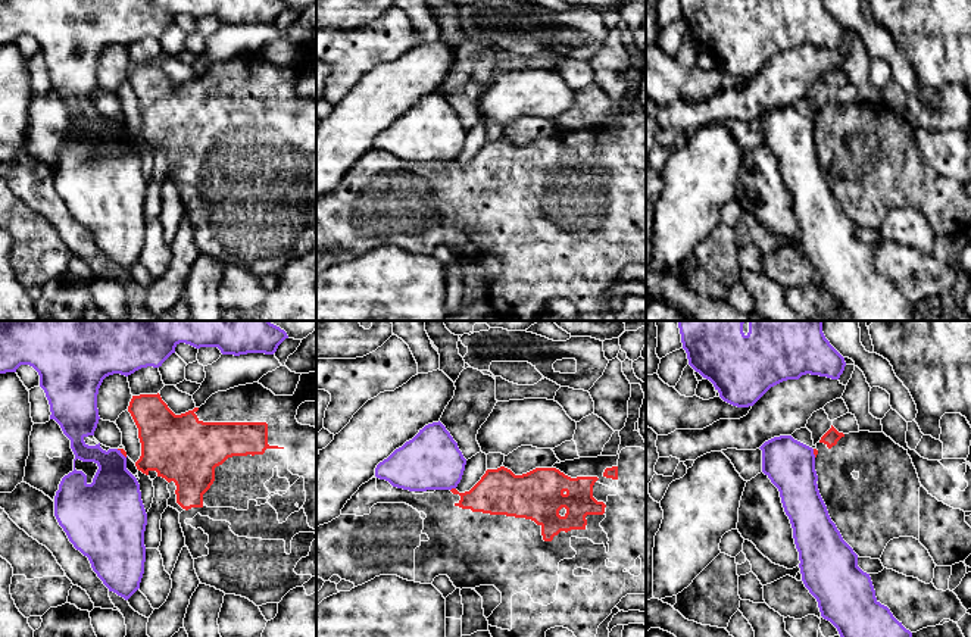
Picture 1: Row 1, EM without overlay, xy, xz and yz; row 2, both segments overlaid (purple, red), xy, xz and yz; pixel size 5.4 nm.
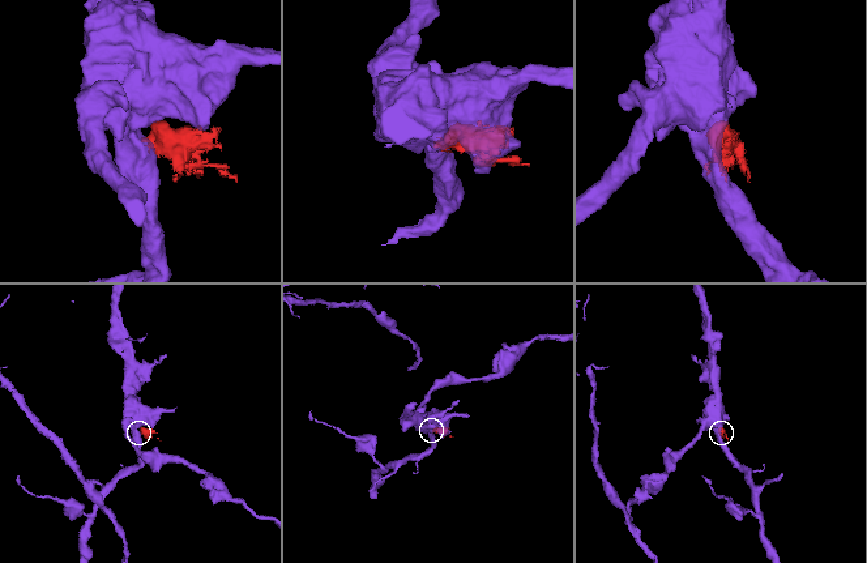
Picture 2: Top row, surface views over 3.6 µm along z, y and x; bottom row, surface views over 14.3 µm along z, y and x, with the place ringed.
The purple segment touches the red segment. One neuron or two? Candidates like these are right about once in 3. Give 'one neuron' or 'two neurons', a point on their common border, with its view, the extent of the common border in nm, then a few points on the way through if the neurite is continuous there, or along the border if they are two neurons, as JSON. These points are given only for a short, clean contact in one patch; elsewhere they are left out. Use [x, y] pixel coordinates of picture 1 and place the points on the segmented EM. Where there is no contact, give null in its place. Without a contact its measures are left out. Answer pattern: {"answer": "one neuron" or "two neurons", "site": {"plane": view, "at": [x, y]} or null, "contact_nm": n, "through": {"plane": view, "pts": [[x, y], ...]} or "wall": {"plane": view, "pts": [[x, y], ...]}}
{"answer": "two neurons", "site": {"plane": "xz", "at": [452, 487]}, "contact_nm": 40, "wall": {"plane": "xz", "pts": [[455, 487], [450, 490]]}}

